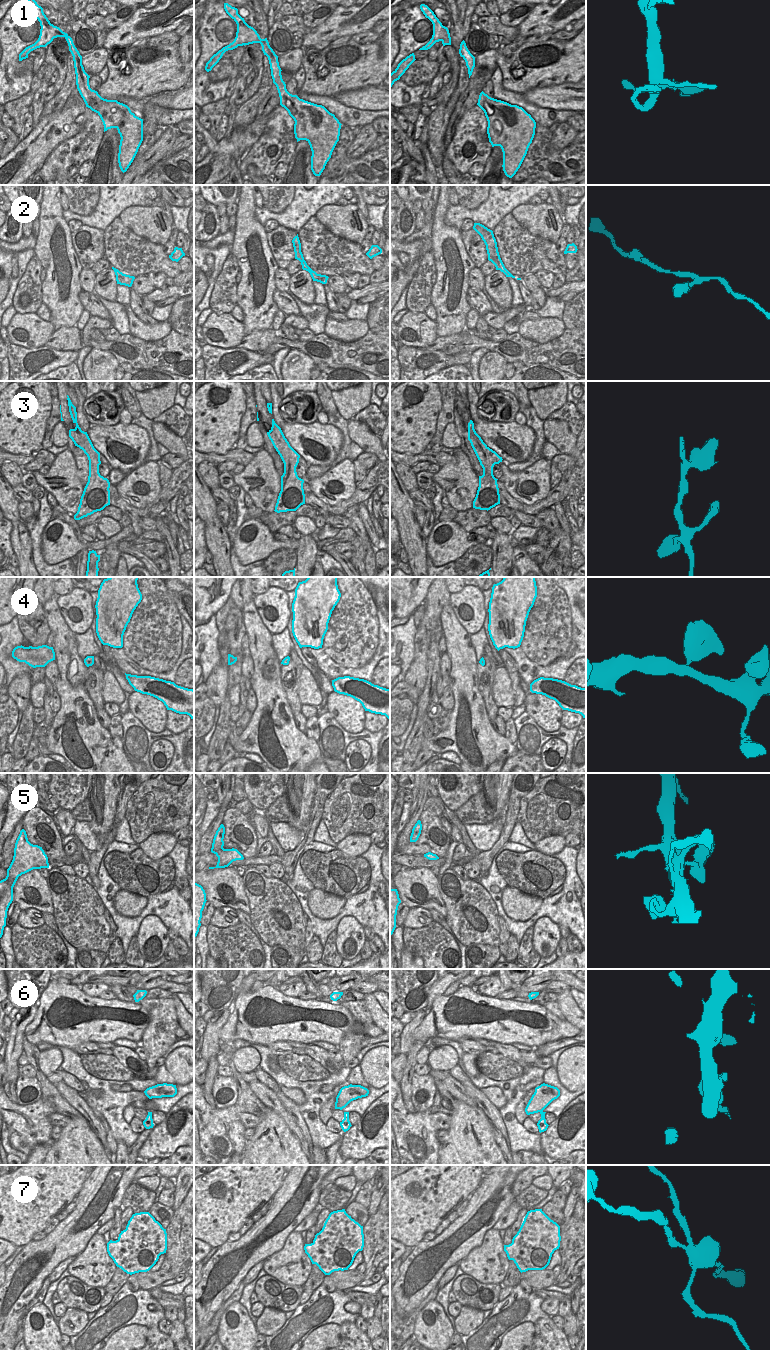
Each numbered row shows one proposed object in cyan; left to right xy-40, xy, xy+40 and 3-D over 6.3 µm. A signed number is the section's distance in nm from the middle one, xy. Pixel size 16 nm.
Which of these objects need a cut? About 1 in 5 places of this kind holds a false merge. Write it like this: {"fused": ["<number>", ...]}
{"fused": ["7"]}

